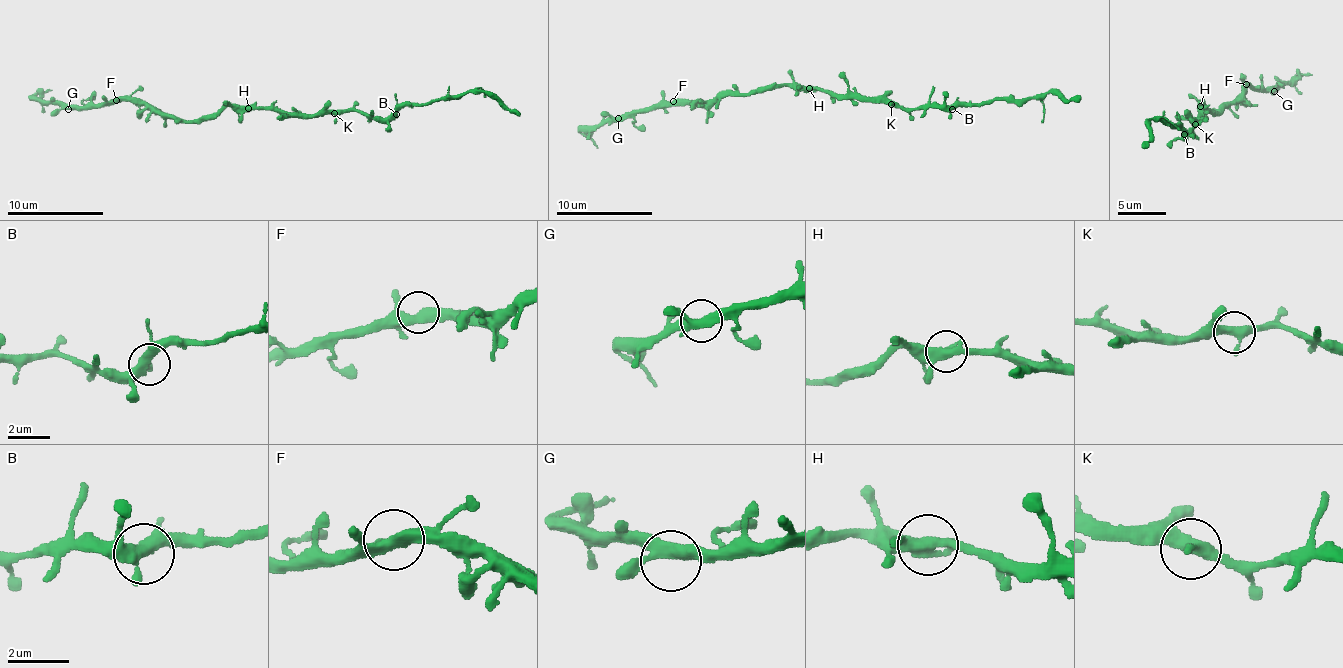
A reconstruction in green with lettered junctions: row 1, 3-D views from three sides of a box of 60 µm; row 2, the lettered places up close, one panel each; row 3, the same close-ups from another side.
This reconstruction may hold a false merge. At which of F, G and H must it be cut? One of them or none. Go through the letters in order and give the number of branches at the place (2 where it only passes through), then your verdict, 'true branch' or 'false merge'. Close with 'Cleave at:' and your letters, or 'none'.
F: branches 4; true branch
G: branches 3; true branch
H: branches 3; true branch
Cleave at: none

